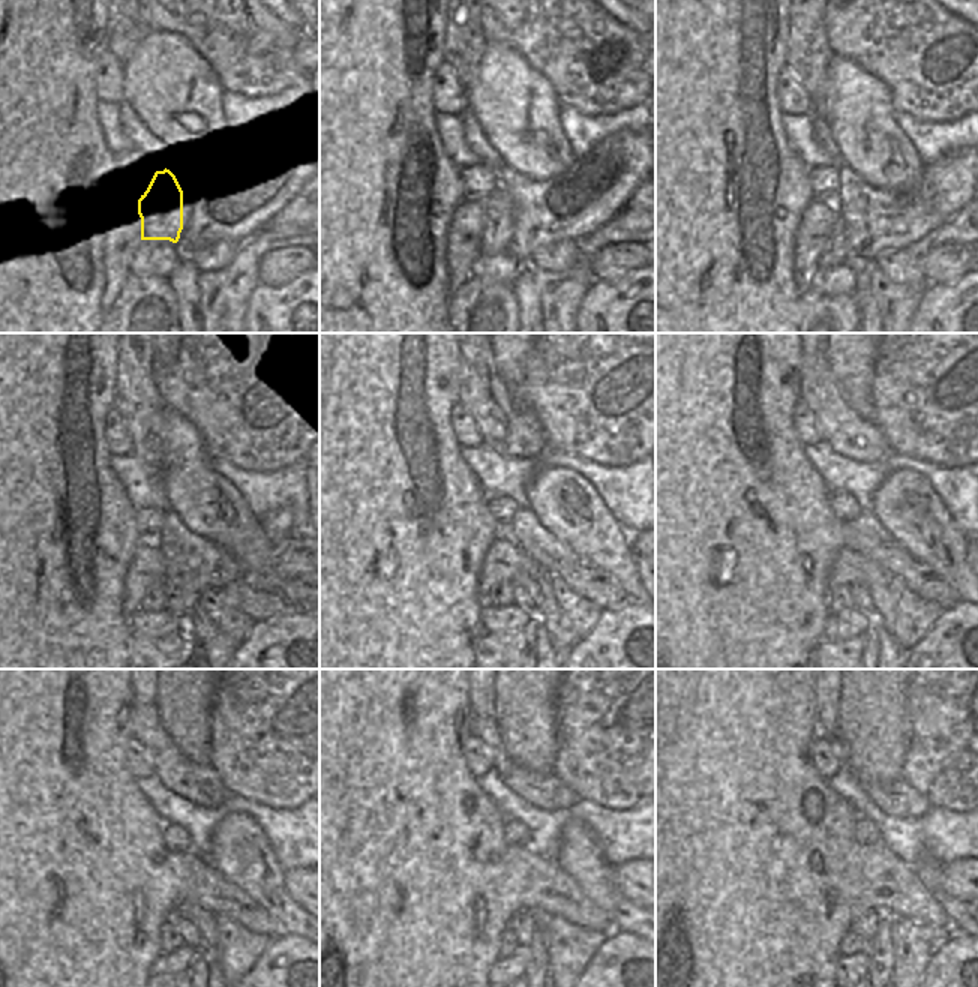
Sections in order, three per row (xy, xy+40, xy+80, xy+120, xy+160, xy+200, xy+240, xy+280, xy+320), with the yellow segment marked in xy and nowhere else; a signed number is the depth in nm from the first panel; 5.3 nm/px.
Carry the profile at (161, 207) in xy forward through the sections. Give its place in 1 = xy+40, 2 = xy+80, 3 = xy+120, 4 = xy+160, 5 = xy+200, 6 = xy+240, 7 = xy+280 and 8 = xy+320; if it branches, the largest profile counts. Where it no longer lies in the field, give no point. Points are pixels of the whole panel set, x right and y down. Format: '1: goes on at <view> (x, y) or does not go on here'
1: goes on at xy+40 (497, 206)
2: goes on at xy+80 (834, 254)
3: goes on at xy+120 (155, 599)
4: goes on at xy+160 (503, 596)
5: goes on at xy+200 (839, 597)
6: goes on at xy+240 (170, 939)
7: goes on at xy+280 (509, 942)
8: goes on at xy+320 (849, 944)

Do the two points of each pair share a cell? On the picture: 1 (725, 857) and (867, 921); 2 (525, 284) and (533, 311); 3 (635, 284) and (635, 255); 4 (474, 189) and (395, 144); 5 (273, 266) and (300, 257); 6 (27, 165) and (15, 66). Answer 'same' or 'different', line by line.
1: different
2: same
3: different
4: different
5: same
6: same

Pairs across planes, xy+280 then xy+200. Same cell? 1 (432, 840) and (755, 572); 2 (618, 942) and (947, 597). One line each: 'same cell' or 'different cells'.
1: same cell
2: different cells

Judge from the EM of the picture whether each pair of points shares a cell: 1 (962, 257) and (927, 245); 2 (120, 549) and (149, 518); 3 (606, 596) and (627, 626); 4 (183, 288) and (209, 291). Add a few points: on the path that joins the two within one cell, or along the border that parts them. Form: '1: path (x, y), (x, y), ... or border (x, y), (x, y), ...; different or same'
1: border (962, 242), (947, 242), (918, 255); different
2: border (135, 510), (138, 527), (143, 531); different
3: border (632, 602), (602, 611); different
4: border (197, 272), (197, 314), (200, 317); different

